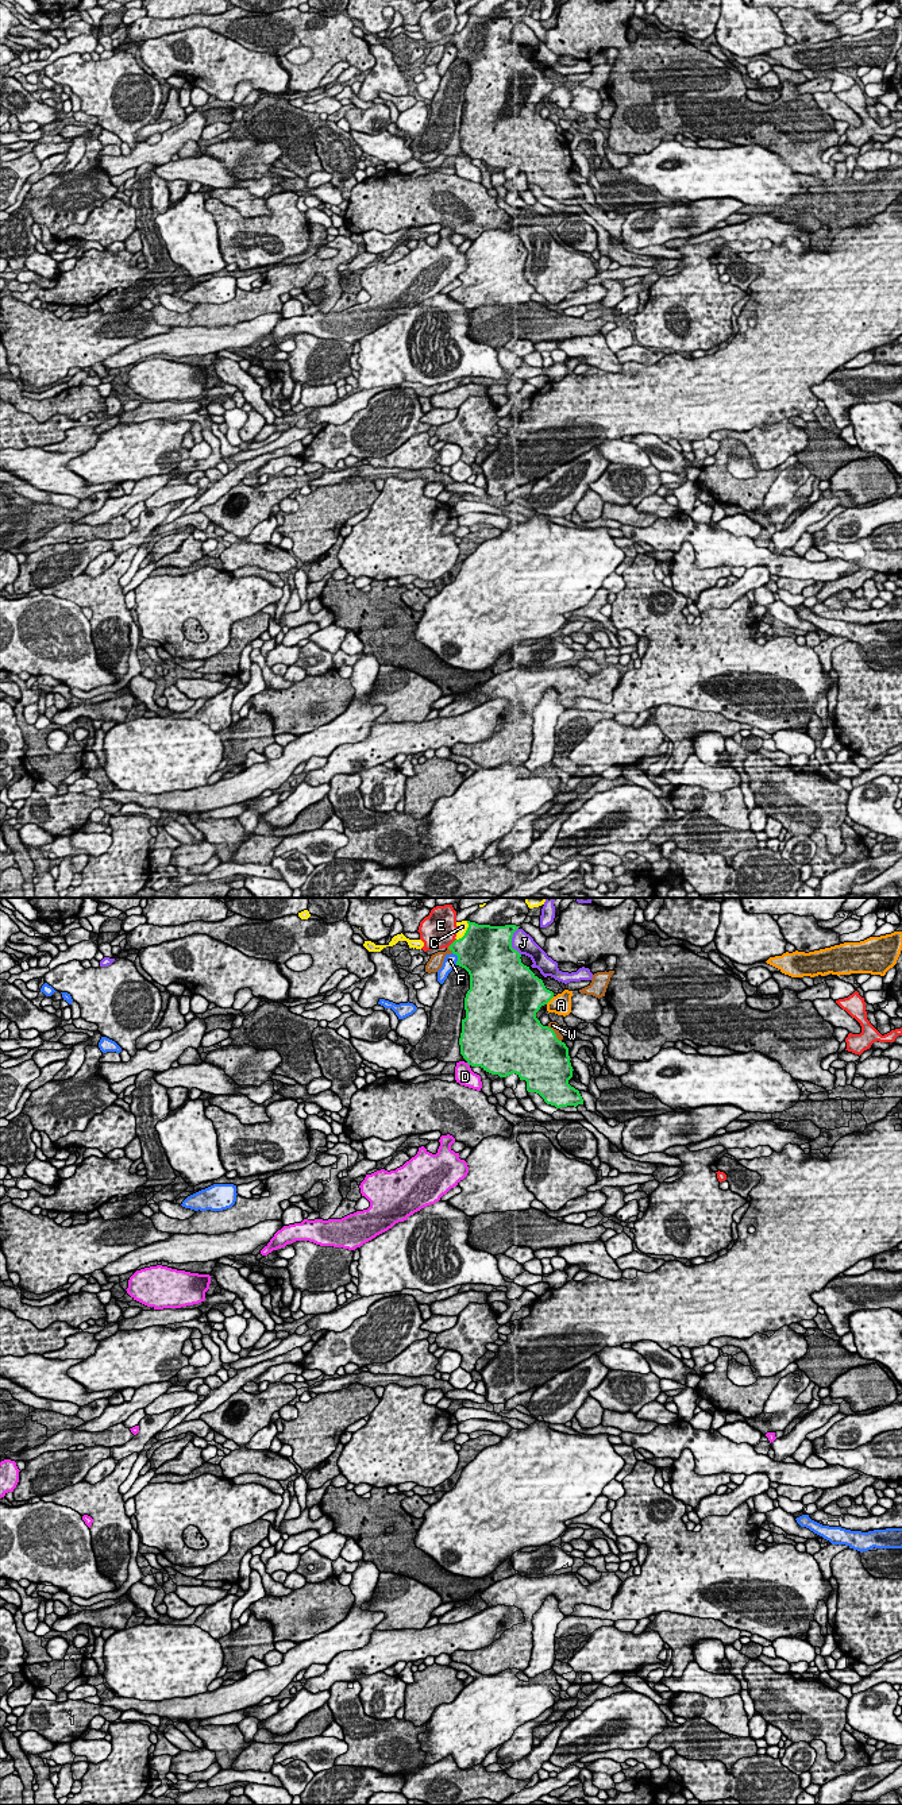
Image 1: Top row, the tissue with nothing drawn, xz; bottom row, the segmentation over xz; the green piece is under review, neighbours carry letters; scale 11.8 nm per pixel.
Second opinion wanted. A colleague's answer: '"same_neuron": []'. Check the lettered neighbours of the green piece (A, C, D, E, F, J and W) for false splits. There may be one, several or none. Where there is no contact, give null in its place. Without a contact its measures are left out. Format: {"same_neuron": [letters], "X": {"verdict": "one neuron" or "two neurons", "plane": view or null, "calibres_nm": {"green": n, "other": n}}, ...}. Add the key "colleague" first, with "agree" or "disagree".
{"colleague": "agree", "same_neuron": [], "A": {"verdict": "two neurons", "plane": "xz", "calibres_nm": {"green": 400, "other": 240}}, "C": {"verdict": "two neurons", "plane": "xz", "calibres_nm": {"green": 500, "other": 130}}, "D": {"verdict": "two neurons", "plane": null}, "E": {"verdict": "two neurons", "plane": "xz", "calibres_nm": {"green": 380, "other": 440}}, "F": {"verdict": "two neurons", "plane": "xz", "calibres_nm": {"green": 500, "other": 160}}, "J": {"verdict": "two neurons", "plane": "xz", "calibres_nm": {"green": 500, "other": 240}}, "W": {"verdict": "two neurons", "plane": "xz", "calibres_nm": {"green": 500, "other": 100}}}

